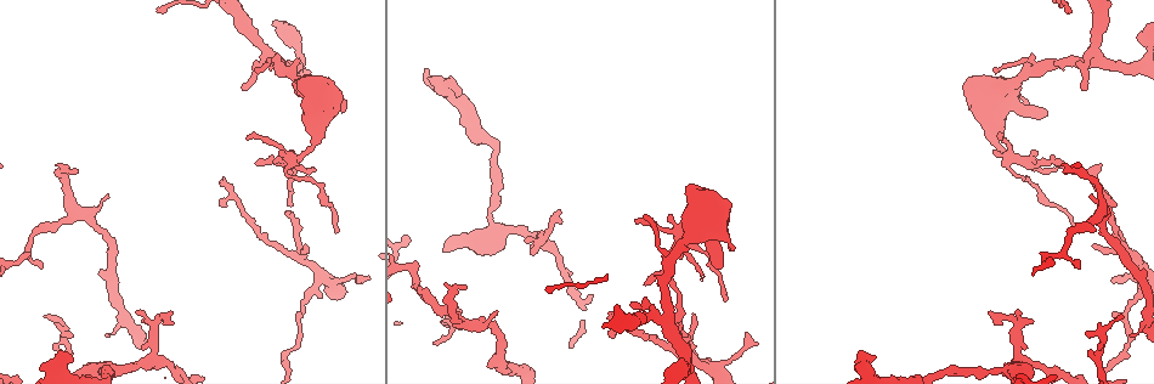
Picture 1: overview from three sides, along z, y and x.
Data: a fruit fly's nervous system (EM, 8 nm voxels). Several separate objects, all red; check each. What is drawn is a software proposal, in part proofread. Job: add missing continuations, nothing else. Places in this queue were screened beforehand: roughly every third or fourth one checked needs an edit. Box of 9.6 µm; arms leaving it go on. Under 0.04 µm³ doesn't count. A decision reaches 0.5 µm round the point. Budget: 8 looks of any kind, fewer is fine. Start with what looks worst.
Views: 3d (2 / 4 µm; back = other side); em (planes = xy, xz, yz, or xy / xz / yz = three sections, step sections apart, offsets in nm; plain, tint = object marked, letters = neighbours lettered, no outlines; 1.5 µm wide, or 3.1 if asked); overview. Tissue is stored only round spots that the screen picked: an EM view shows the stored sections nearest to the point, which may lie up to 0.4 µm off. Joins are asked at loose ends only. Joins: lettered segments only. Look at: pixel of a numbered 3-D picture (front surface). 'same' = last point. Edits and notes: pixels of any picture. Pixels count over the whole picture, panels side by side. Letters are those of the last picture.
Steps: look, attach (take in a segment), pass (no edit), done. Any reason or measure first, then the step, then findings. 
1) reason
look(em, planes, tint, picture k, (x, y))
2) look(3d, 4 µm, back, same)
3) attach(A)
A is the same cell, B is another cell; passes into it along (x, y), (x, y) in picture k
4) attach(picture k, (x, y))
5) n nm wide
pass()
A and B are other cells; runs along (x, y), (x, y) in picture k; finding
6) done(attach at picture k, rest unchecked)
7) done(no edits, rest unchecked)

an open end
look(3d, 4 µm, picture 1, (65, 354))

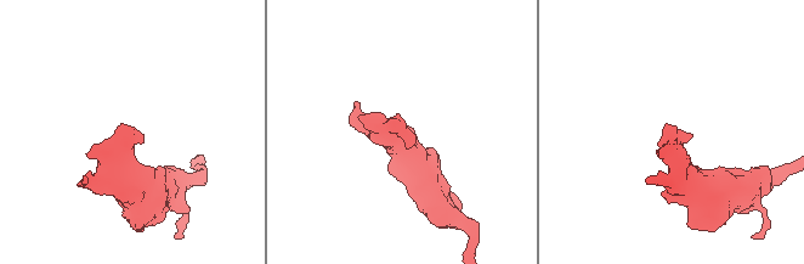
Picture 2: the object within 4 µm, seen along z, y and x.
look(em, planes, letters, picture 2, (405, 146))

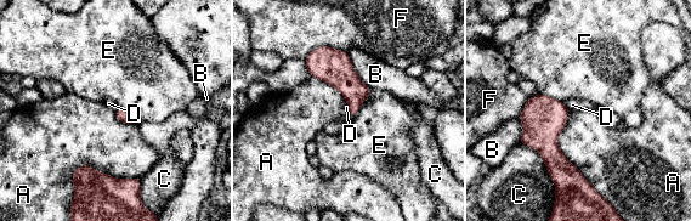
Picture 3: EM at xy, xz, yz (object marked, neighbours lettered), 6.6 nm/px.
pass()
A, B, C, D, E and F are other cells; border along (562, 102), (570, 109) in picture 3; none of them fits

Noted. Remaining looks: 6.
look(3d, 4 µm, picture 1, (106, 334))

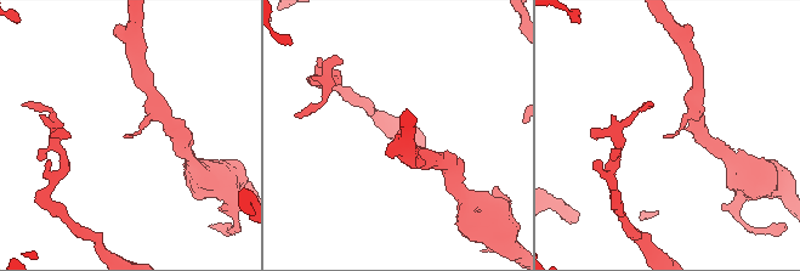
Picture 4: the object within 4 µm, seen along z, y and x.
look(em, yz, step 4, letters, picture 4, (399, 131))

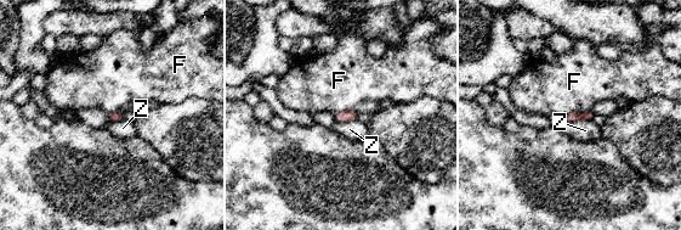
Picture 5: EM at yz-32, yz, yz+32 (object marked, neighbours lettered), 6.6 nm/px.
F touches over 180 nm
pass()
F and Z are other cells; none of them fits

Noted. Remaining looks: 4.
thin end
look(em, 3.1 µm, xz, step 16, tint, picture 1, (311, 169))

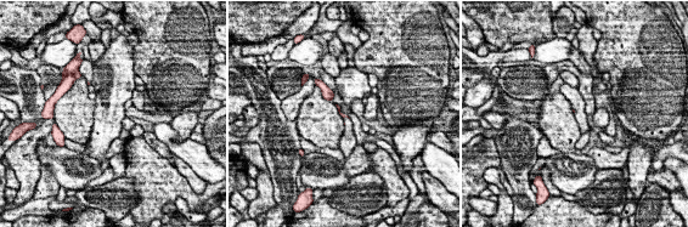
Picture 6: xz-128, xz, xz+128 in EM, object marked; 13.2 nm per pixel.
what lies round it
look(em, 3.1 µm, xz, step 16, letters, same)

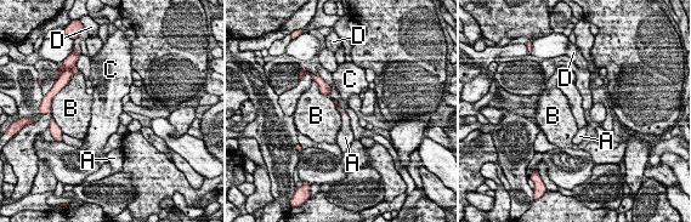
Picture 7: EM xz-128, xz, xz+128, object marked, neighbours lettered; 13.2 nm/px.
pass()
A, B, C and D are other cells; border along (340, 113), (344, 112), (346, 114) in picture 7; none of them fits

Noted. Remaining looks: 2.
done(no edits, rest unchecked)

